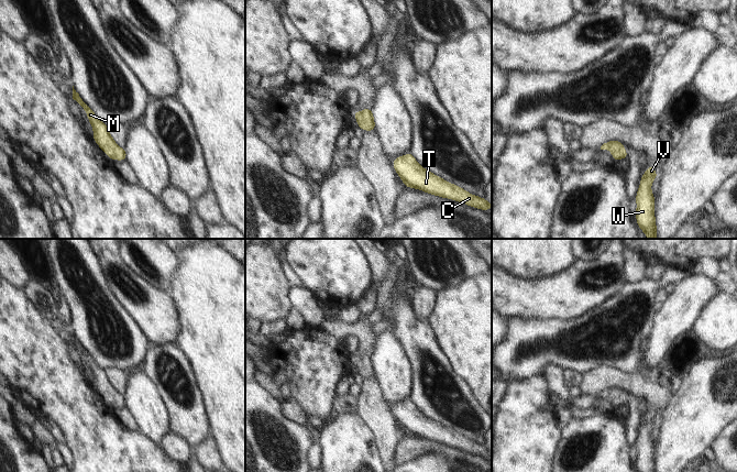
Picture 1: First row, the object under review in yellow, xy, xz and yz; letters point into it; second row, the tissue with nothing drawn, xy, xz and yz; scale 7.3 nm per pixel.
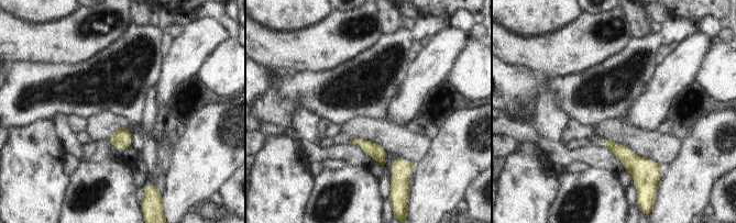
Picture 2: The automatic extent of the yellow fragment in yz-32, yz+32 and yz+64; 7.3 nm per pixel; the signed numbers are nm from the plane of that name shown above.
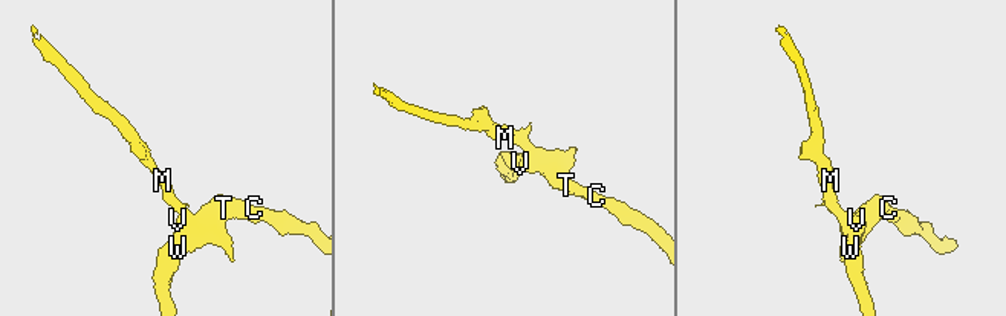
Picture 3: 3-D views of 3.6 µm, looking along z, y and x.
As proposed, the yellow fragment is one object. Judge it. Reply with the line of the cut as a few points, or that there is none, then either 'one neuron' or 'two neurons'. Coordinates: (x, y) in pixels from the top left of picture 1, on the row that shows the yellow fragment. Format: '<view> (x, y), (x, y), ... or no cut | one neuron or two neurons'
no cut | one neuron

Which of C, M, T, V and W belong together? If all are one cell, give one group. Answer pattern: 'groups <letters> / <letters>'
groups C M T V W

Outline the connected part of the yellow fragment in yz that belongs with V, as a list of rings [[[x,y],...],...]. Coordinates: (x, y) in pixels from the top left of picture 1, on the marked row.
[[[649,165],[645,174],[641,174],[640,186],[637,189],[635,198],[636,221],[639,229],[646,234],[648,239],[657,239],[657,224],[654,216],[656,198],[652,194],[651,184],[658,177],[656,167]]]

